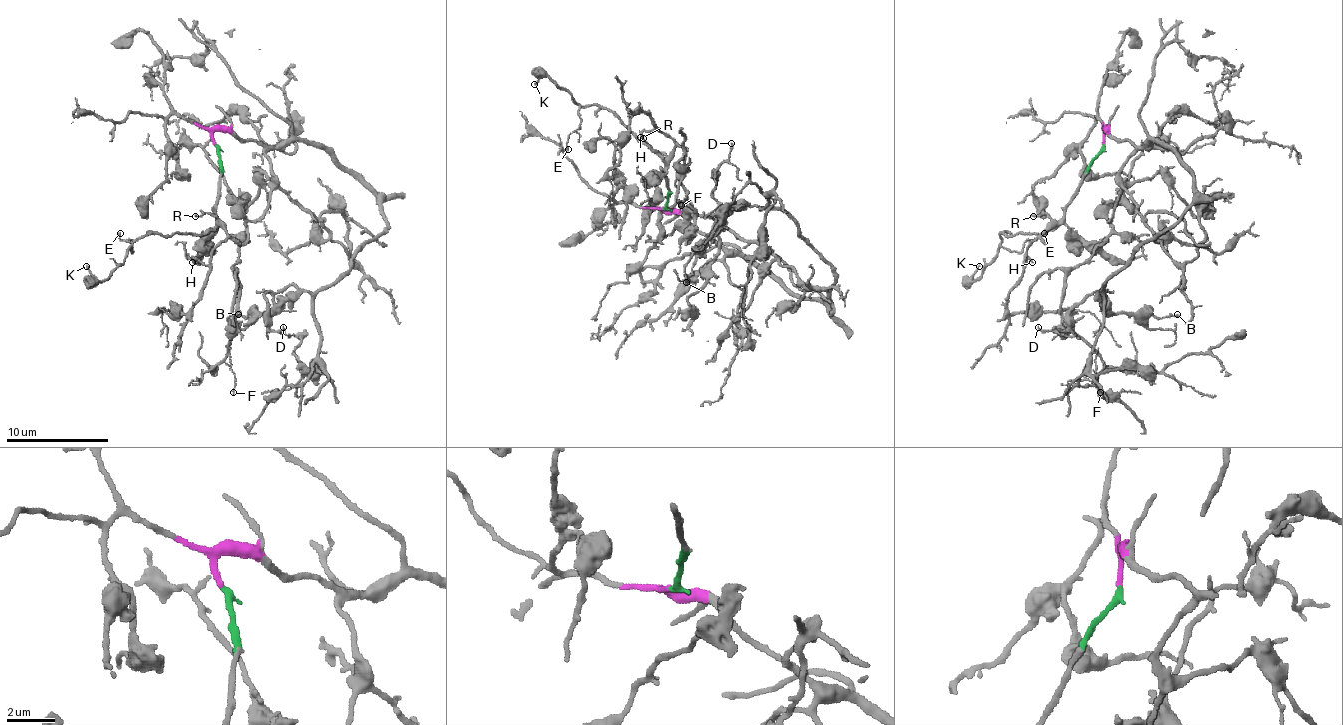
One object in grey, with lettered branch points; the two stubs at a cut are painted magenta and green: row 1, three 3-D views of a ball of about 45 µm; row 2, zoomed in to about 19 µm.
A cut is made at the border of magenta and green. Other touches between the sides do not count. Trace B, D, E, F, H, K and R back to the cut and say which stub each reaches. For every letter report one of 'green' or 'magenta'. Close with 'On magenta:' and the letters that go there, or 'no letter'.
B: magenta
D: magenta
E: green
F: magenta
H: green
K: green
R: green
On magenta: B, D, F

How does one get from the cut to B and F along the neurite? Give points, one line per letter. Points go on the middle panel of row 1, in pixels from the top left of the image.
B: (663, 209), (767, 267), (793, 293), (826, 298), (834, 270), (780, 209), (734, 206), (686, 283)
F: (663, 209), (680, 211), (711, 239), (716, 221), (696, 216), (680, 175), (686, 165), (675, 198), (680, 206)

